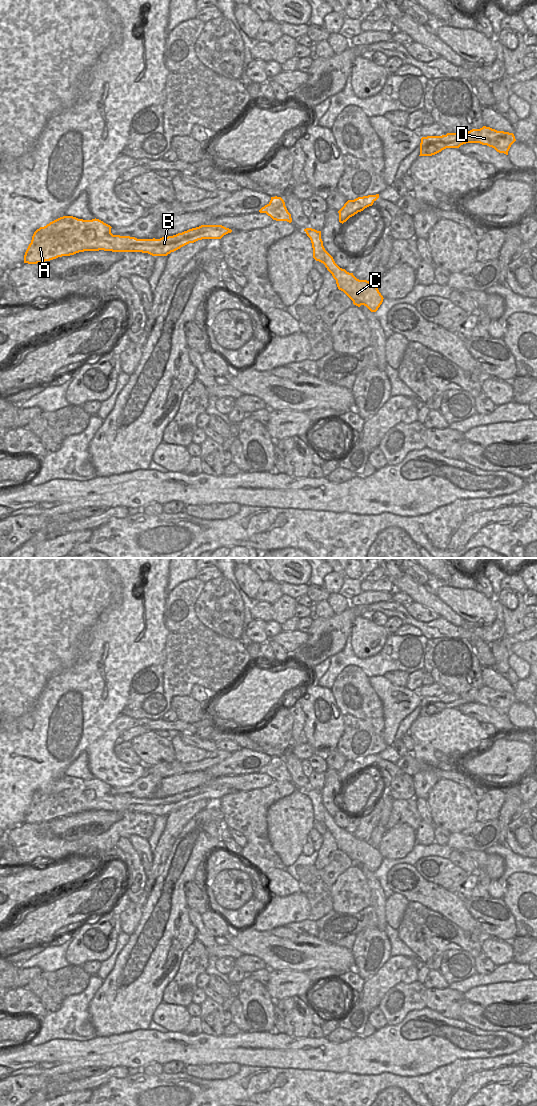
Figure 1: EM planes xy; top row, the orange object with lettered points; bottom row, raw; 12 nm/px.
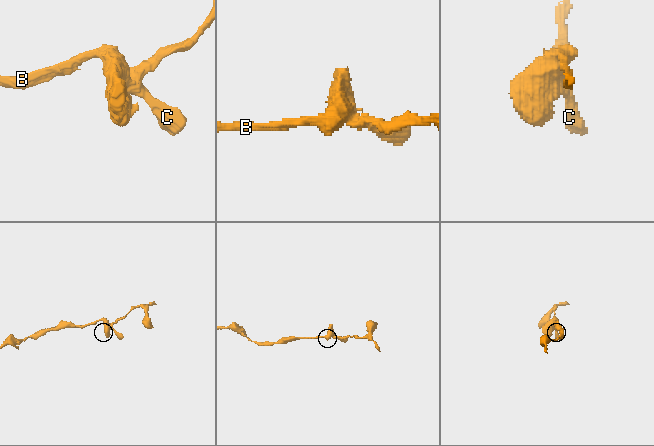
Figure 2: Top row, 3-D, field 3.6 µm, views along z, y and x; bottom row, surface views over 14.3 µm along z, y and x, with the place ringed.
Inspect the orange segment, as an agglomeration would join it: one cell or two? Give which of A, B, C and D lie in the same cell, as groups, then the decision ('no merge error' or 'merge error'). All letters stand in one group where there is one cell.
A B C D | no merge error

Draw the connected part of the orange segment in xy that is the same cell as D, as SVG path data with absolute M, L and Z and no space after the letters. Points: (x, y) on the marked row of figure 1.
M483 126L480 129L472 129L464 133L422 137L419 156L432 156L446 148L459 148L466 143L480 143L494 148L499 153L508 155L508 151L515 141L513 133Z

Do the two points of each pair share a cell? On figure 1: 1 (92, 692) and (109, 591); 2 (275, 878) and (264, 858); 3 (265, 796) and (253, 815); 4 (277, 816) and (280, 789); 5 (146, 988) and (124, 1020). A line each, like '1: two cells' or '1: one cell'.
1: one cell
2: two cells
3: one cell
4: two cells
5: one cell

